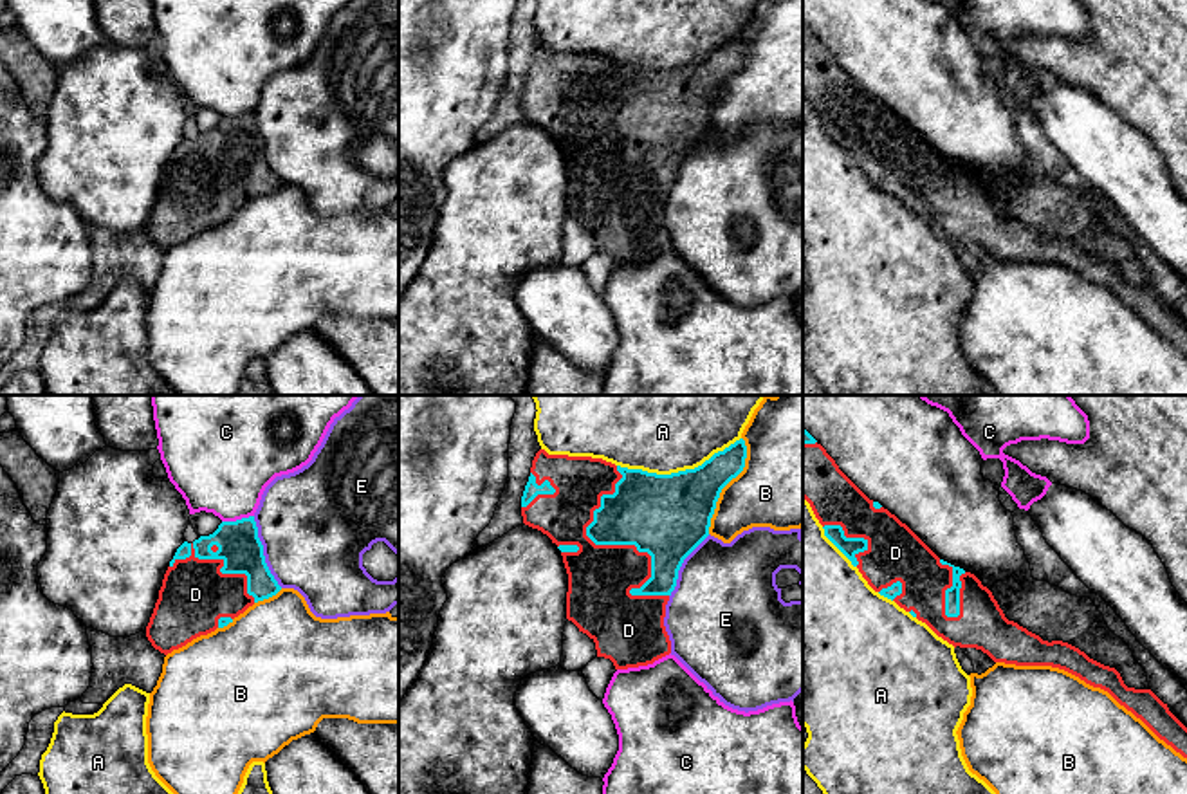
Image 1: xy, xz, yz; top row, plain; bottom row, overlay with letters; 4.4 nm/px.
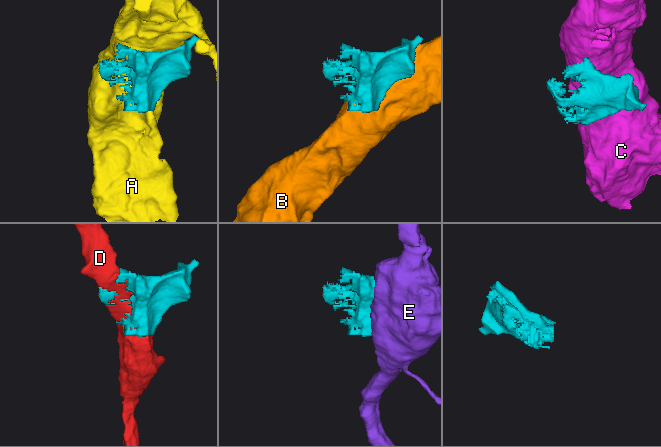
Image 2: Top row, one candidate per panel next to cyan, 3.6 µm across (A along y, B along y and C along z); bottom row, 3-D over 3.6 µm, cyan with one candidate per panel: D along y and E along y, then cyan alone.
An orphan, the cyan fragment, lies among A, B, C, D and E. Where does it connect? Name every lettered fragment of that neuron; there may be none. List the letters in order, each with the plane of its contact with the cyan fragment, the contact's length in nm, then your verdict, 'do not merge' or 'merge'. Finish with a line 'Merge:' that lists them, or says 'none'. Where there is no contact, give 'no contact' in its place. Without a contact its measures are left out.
A: contact in xz; length 550 nm; do not merge
B: contact in xz; length 460 nm; do not merge
C: contact in xy; length 150 nm; do not merge
D: contact in xz; length 650 nm; merge
E: contact in xy; length 340 nm; do not merge
Merge: D

